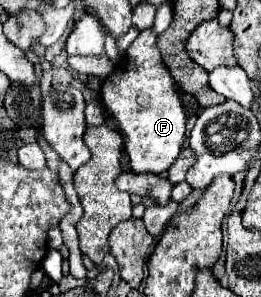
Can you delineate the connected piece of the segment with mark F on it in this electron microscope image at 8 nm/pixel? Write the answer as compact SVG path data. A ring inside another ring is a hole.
M154 28L142 30L126 54L116 62L114 72L102 83L102 102L110 116L114 116L118 122L124 136L124 148L130 156L132 172L136 174L166 172L178 158L186 138L184 106L156 40L158 34Z

